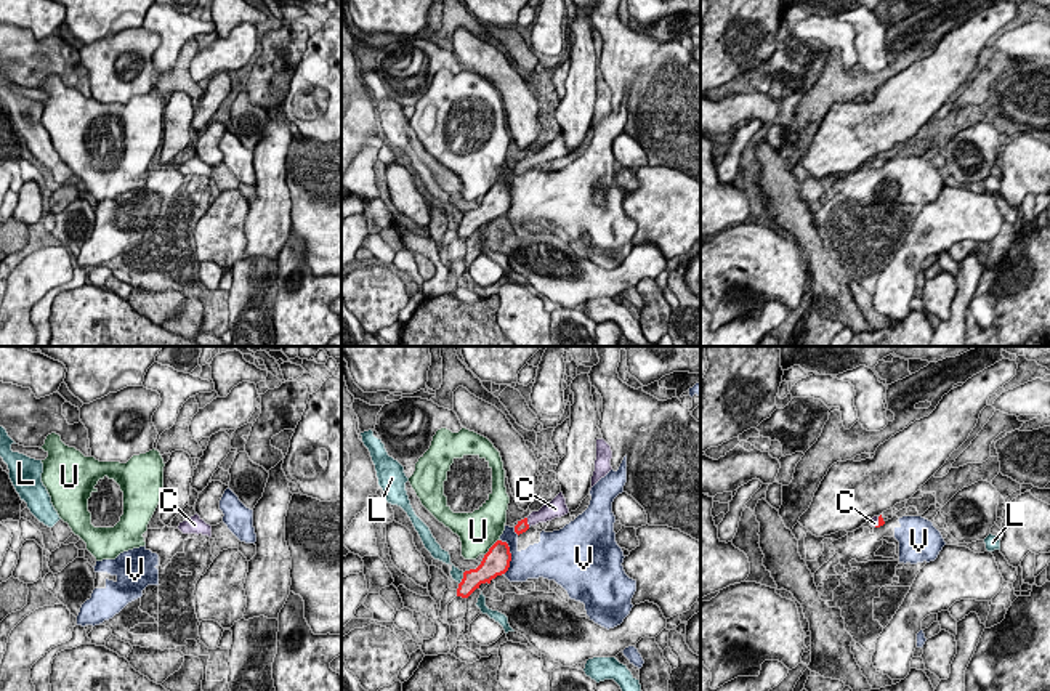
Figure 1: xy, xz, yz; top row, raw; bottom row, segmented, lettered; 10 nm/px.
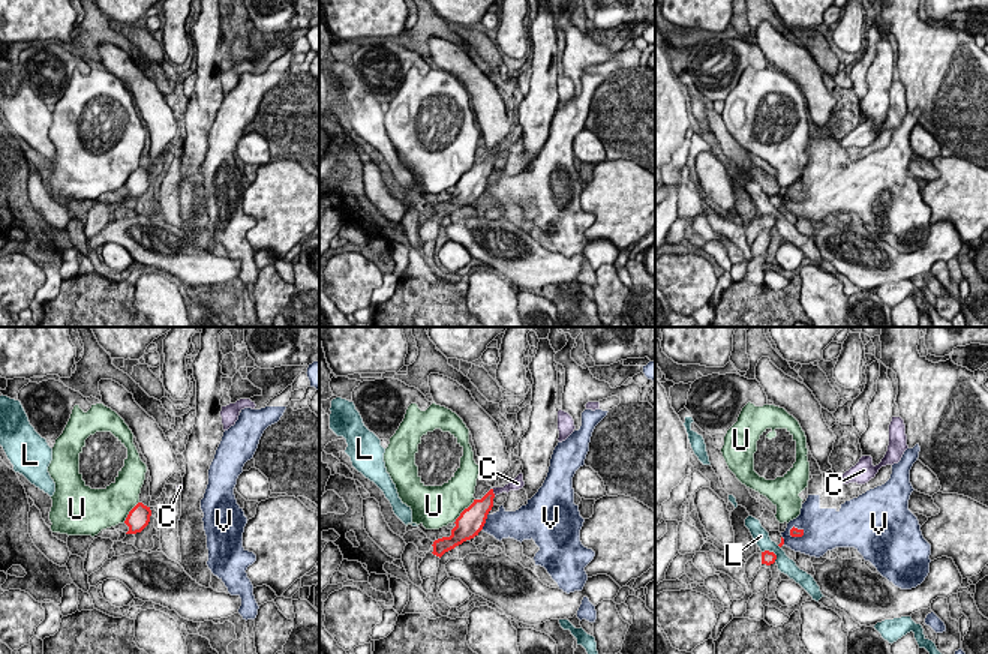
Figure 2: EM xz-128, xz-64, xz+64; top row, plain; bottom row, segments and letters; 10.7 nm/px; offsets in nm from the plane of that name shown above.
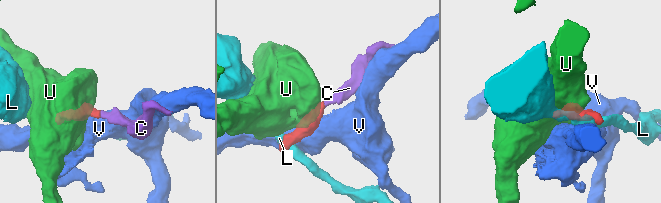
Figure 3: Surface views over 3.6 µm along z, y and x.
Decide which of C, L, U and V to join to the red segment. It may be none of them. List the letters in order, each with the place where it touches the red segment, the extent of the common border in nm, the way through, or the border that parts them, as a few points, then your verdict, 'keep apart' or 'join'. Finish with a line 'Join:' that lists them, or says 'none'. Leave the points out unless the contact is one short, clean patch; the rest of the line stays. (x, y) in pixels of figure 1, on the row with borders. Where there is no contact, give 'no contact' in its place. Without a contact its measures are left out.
C: meets red in xz at (526, 523); contact 100 nm long; runs through xz (521, 526), (526, 523), (547, 512); join
L: meets red in xz at (462, 579); contact 140 nm long; border along xz (464, 573), (459, 584); keep apart
U: meets red in xz at (491, 547); contact 240 nm long; border along xz (499, 539), (484, 555); keep apart
V: meets red in xz at (510, 555); contact 360 nm long; keep apart
Join: C

